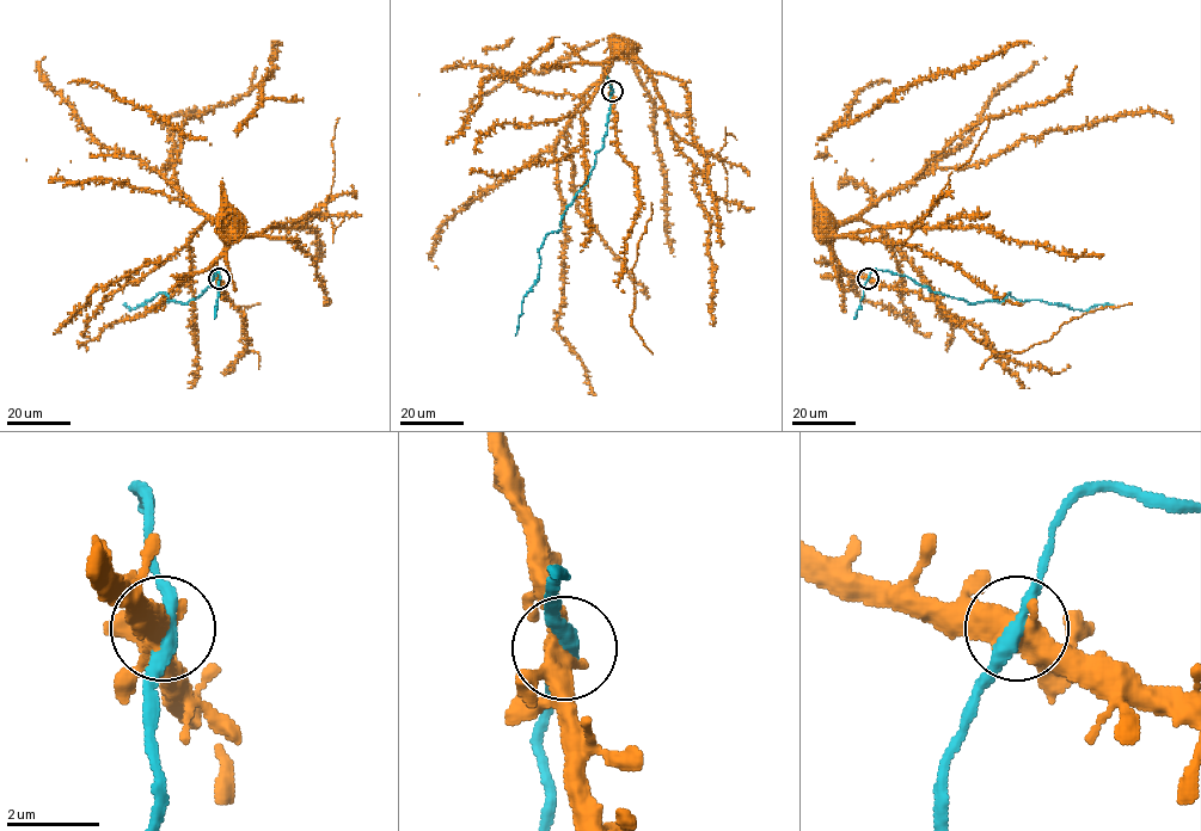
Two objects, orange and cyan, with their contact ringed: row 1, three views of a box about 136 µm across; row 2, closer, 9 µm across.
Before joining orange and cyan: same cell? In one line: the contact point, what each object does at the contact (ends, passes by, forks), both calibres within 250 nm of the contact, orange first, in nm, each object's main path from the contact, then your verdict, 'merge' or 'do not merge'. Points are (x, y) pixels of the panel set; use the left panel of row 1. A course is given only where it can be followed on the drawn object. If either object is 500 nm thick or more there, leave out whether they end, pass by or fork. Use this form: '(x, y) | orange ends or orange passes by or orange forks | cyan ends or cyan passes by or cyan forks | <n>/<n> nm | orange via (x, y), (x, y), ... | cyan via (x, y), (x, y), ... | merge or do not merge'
(219, 278) | orange forks | cyan passes by | 440/300 nm | orange via (219, 278), (212, 266), (224, 245), (219, 222), (226, 225) | cyan via (219, 278), (218, 269), (209, 287), (184, 303), (169, 302), (169, 296), (159, 293), (135, 308), (123, 305) | do not merge

